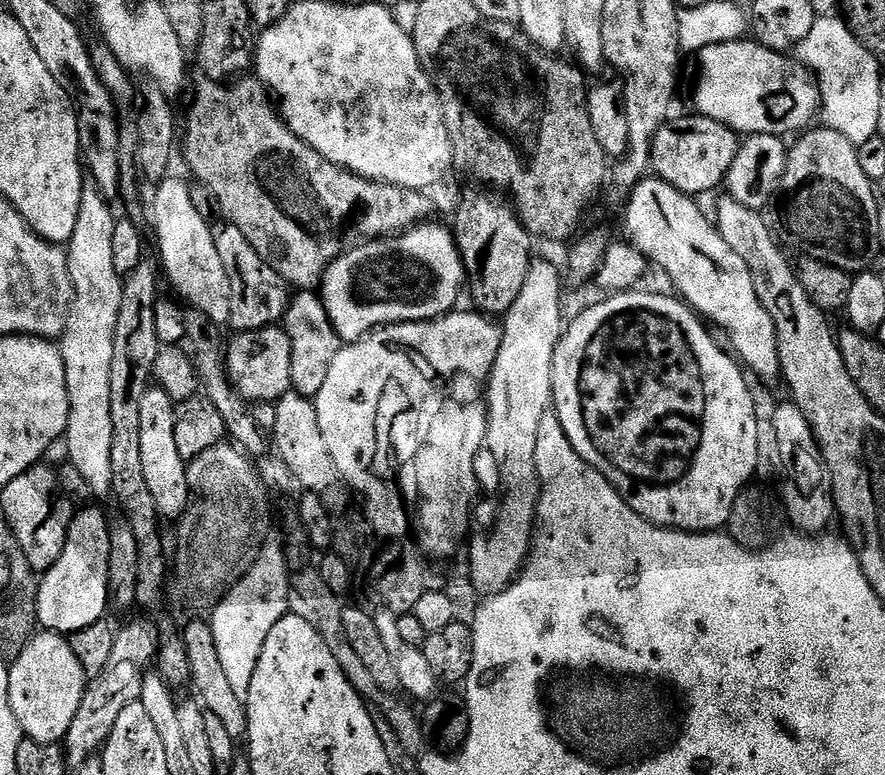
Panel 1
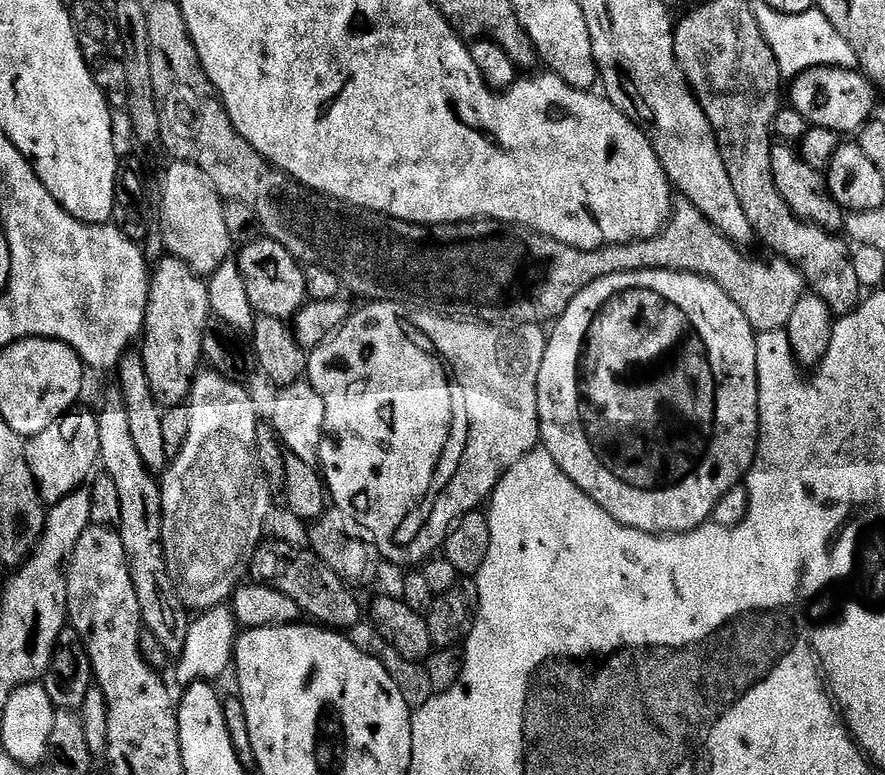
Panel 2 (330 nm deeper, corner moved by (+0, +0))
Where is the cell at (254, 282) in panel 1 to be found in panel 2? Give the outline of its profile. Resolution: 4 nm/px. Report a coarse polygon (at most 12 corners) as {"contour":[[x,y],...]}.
{"contour":[[277,240],[239,249],[247,297],[291,321],[308,300],[304,268]]}

